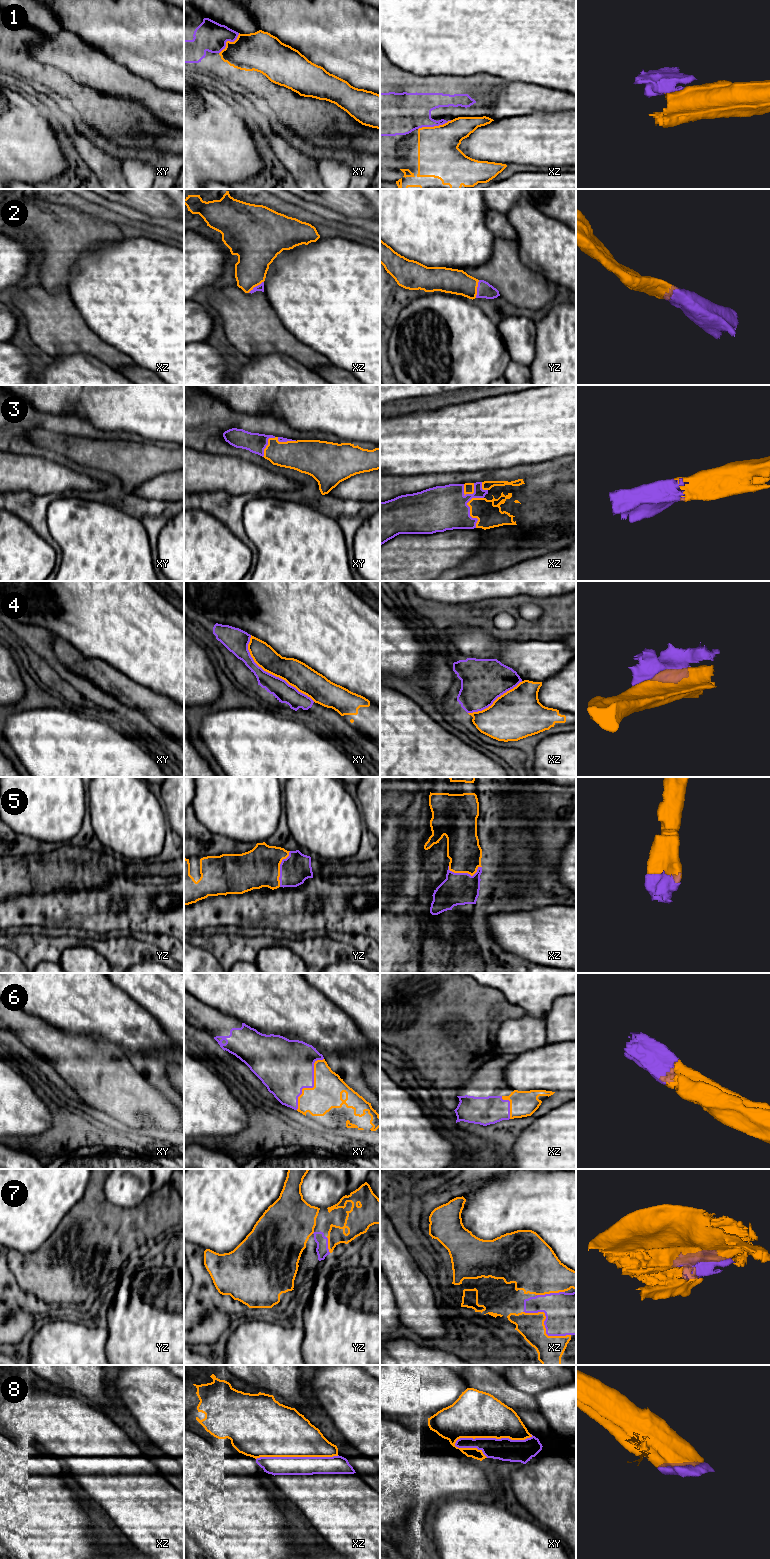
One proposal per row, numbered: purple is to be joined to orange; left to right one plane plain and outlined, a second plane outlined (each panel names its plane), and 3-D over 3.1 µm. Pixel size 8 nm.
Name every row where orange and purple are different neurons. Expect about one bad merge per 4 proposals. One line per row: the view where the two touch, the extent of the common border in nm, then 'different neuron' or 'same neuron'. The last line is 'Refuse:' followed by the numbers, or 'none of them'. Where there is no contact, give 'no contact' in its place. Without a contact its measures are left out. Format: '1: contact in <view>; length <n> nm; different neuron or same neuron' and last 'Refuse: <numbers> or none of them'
1: contact in xz; length 280 nm; different neuron
2: contact in yz; length 150 nm; same neuron
3: contact in xz; length 260 nm; same neuron
4: contact in xy; length 750 nm; different neuron
5: contact in xz; length 280 nm; same neuron
6: contact in xy; length 460 nm; same neuron
7: contact in xz; length 440 nm; same neuron
8: contact in xy; length 650 nm; same neuron
Refuse: 1, 4

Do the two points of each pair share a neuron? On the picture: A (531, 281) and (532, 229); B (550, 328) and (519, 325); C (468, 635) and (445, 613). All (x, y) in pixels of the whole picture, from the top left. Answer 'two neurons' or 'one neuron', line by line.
A: two neurons
B: two neurons
C: two neurons

